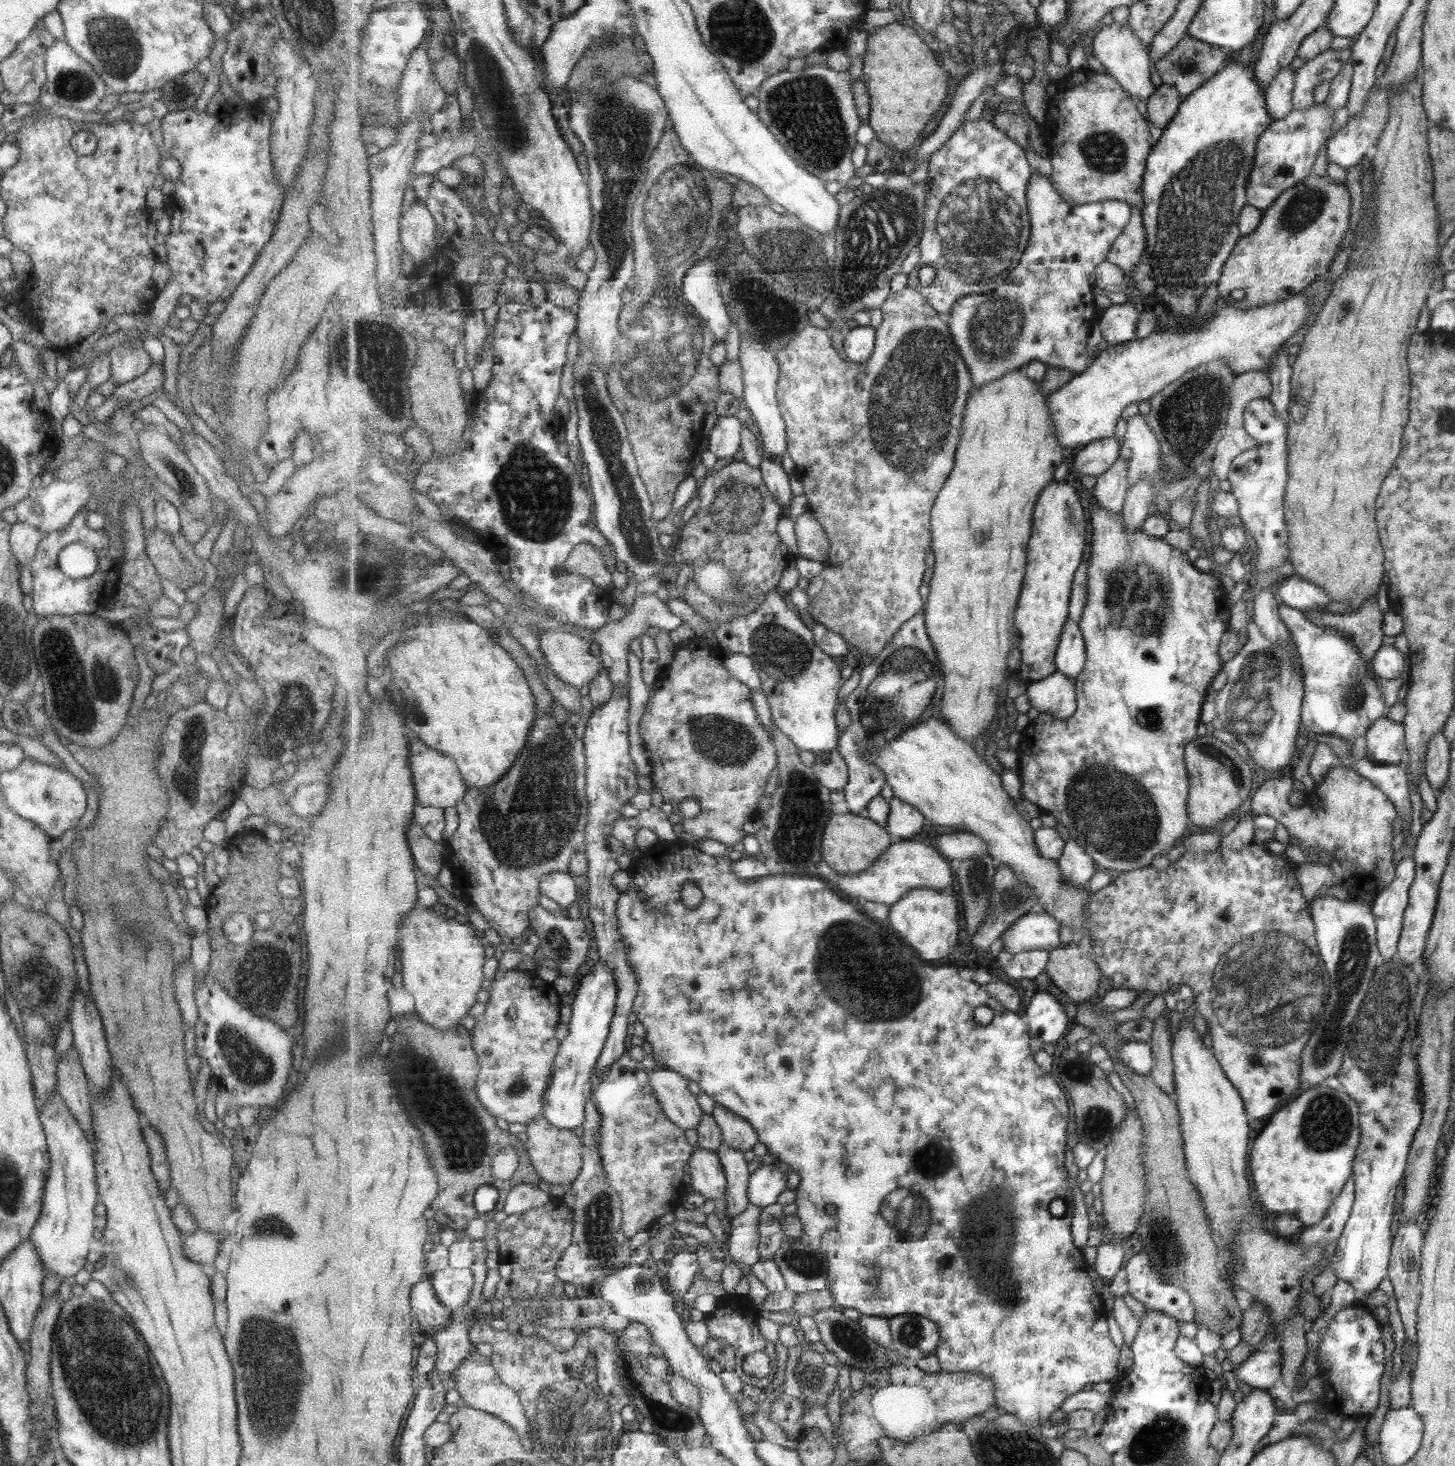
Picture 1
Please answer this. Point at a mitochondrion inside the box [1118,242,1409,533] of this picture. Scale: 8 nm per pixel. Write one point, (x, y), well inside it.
(1188, 418)

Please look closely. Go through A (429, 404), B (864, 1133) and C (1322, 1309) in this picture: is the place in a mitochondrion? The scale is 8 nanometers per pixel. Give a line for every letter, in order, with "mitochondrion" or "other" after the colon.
A: other
B: other
C: other

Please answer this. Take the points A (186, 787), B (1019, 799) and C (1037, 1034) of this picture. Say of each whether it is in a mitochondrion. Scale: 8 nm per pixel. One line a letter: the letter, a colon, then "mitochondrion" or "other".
A: mitochondrion
B: other
C: other

